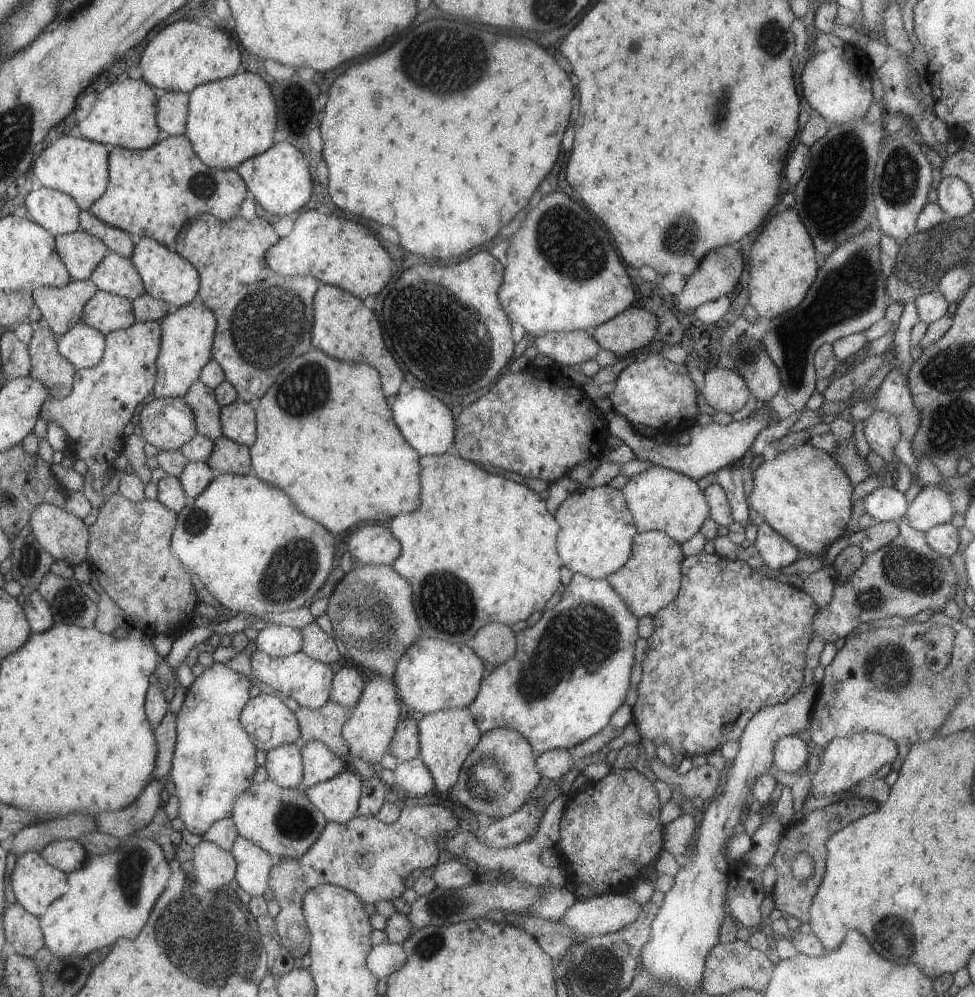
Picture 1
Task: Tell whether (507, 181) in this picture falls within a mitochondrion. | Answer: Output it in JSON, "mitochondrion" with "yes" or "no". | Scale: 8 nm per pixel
{"mitochondrion":"no"}

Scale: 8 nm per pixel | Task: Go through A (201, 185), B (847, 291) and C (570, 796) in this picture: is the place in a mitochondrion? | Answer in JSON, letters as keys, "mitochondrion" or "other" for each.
{"A":"mitochondrion","B":"mitochondrion","C":"other"}

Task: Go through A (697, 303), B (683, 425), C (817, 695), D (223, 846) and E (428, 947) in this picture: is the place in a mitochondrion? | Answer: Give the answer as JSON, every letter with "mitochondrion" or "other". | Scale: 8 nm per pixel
{"A":"other","B":"other","C":"other","D":"other","E":"mitochondrion"}

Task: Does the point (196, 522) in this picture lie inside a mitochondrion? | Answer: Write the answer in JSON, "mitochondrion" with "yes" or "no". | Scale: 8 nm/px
{"mitochondrion":"yes"}

